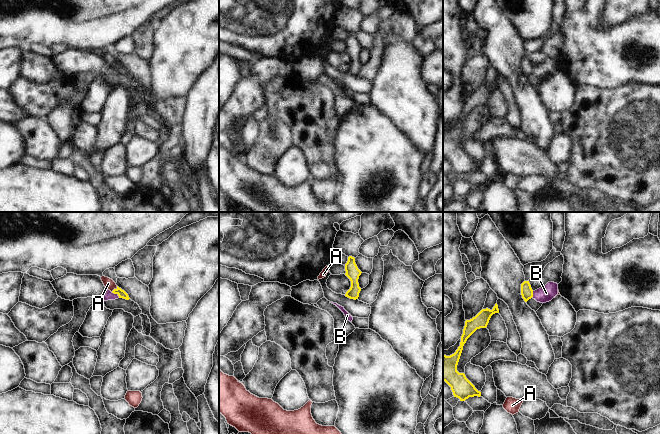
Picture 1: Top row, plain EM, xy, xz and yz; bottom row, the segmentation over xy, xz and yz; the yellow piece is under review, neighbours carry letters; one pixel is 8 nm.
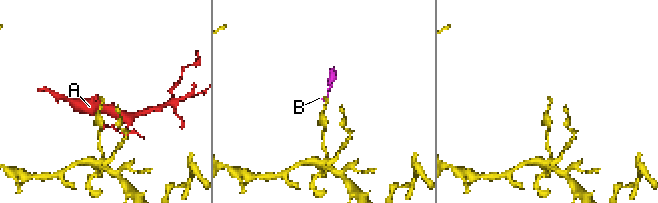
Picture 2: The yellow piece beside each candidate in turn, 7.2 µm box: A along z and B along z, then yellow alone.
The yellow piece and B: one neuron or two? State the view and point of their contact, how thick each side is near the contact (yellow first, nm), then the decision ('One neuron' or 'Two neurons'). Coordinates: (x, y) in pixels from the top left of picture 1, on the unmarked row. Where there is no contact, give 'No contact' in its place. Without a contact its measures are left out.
Touches yellow at xy (115, 69). Thickness 70 nm (yellow) against 80 nm. Two neurons

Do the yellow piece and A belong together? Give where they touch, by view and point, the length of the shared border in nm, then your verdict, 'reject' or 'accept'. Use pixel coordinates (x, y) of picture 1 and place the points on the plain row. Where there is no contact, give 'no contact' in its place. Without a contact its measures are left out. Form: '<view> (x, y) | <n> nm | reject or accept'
xy (114, 65) | 70 nm | reject

